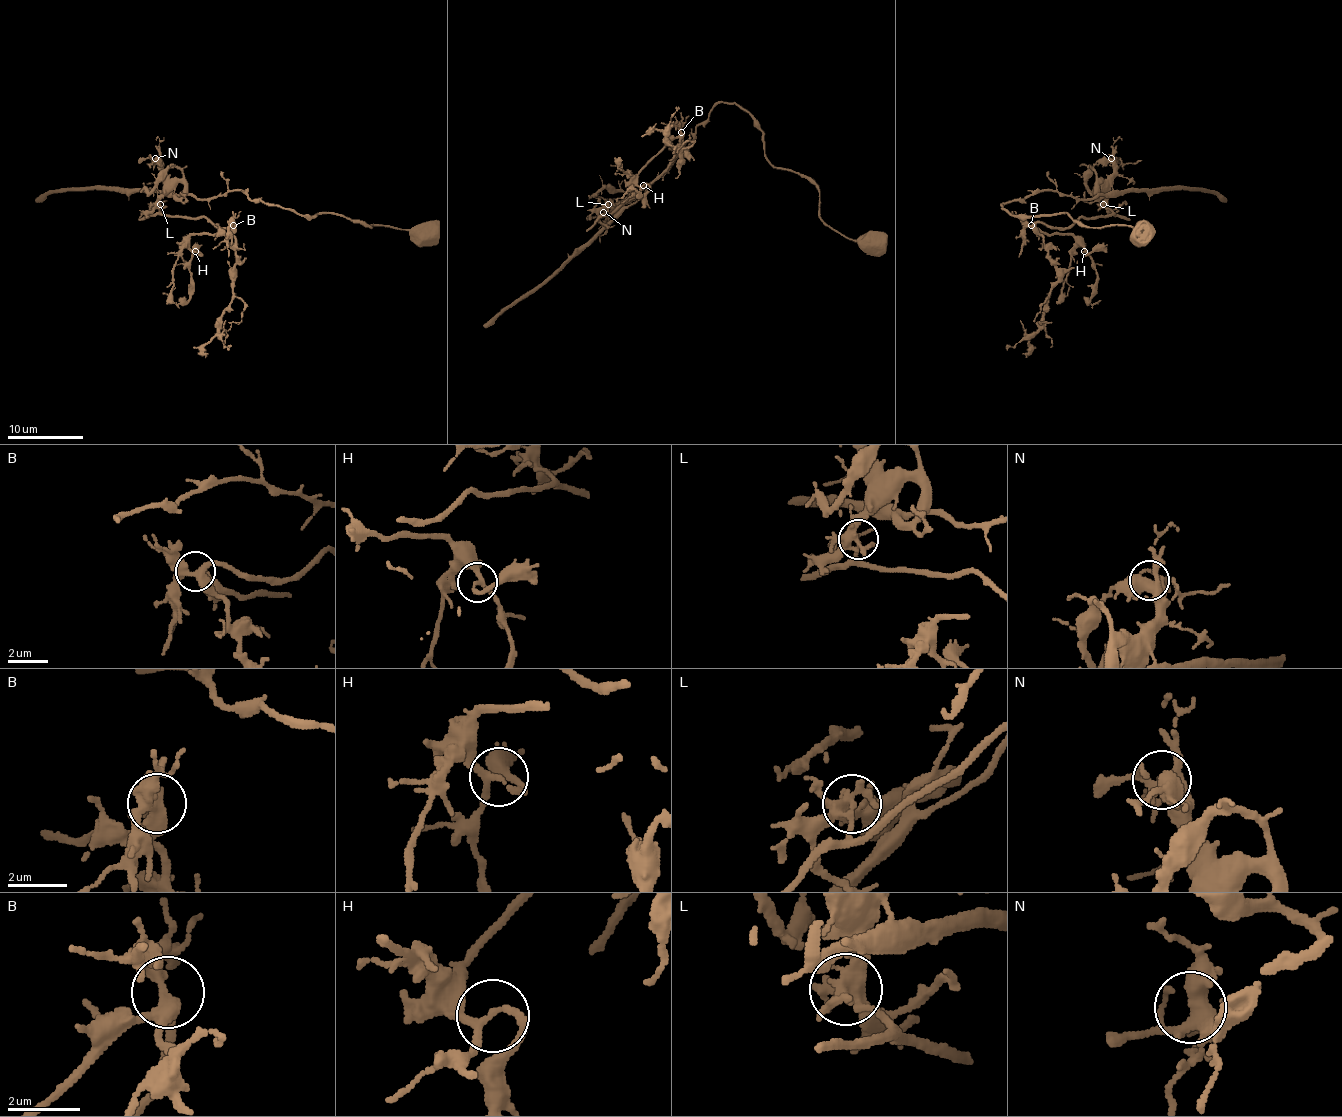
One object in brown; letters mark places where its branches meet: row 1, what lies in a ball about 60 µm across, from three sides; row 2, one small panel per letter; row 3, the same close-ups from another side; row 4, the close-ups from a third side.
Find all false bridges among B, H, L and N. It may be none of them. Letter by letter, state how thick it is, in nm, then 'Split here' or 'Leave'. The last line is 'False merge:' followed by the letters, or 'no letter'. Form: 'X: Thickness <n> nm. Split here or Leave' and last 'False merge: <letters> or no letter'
B: Thickness 360 nm. Leave
H: Thickness 180 nm. Leave
L: Thickness 360 nm. Split here
N: Thickness 480 nm. Leave
False merge: L

